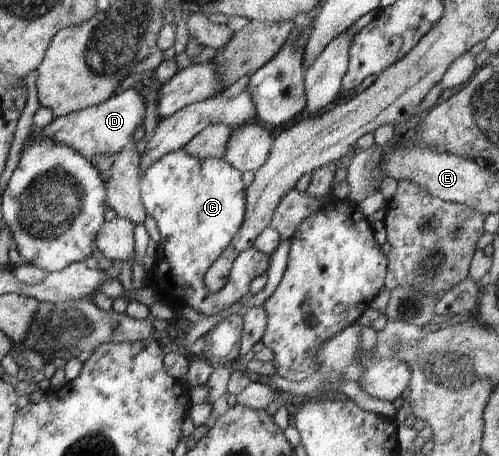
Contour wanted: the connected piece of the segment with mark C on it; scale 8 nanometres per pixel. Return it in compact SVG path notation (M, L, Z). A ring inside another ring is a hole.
M181 148L177 151L161 157L157 163L151 163L147 173L143 175L140 181L140 194L146 215L155 219L161 235L161 242L157 245L156 263L153 273L148 275L154 288L162 300L168 304L174 311L179 307L191 307L203 315L219 315L225 309L241 301L243 297L248 297L249 285L253 279L261 277L267 273L270 256L249 248L243 250L243 253L237 255L233 262L227 285L211 293L204 283L204 275L207 270L215 263L215 260L229 247L233 241L235 233L241 229L243 219L245 219L246 208L246 187L241 180L241 172L236 170L230 163L223 158L199 159Z

